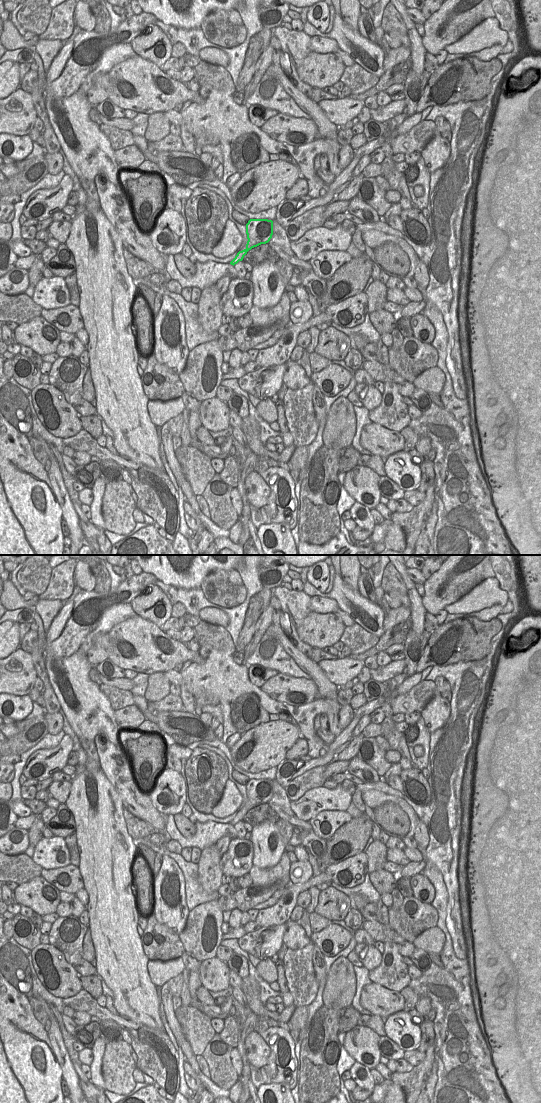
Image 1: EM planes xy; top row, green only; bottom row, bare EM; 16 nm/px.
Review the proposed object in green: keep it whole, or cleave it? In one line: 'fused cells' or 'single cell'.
single cell

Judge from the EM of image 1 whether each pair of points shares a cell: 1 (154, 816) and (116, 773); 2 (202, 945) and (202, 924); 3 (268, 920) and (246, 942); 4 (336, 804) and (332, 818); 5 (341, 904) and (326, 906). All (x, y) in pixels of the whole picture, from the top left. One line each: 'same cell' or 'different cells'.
1: same cell
2: same cell
3: different cells
4: different cells
5: same cell

